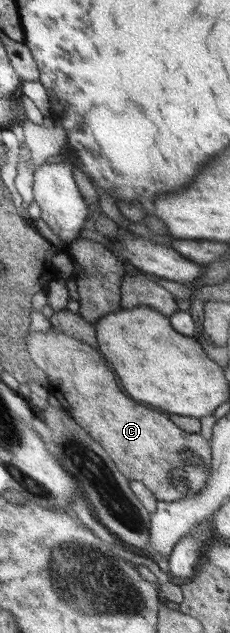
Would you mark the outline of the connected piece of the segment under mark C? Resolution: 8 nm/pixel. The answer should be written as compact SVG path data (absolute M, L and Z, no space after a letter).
M50 328L45 332L28 331L24 348L38 369L42 369L43 373L47 375L52 387L51 393L60 401L61 407L82 428L87 427L85 430L91 431L89 434L99 443L103 443L105 451L111 451L111 459L115 459L115 463L119 463L118 471L122 475L127 475L127 480L143 483L161 502L179 501L191 495L200 494L206 487L214 463L211 439L200 434L181 431L167 417L163 417L155 411L149 411L147 407L131 401L130 396L125 395L127 393L125 389L121 391L117 377L113 373L113 365L98 347L91 347L85 340L80 340L77 336Z

